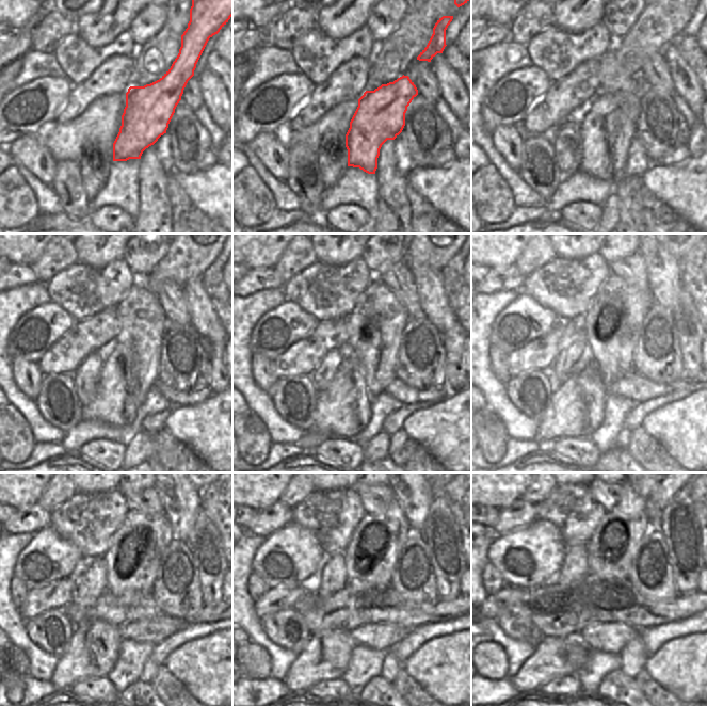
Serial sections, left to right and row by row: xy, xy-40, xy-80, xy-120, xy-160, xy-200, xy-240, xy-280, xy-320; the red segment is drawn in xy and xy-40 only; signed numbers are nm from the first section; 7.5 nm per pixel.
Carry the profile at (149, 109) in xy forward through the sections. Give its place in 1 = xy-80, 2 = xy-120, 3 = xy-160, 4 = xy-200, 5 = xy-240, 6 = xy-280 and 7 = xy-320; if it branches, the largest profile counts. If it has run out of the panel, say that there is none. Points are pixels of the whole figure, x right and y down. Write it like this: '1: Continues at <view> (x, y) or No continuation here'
1: Continues at xy-80 (601, 121)
2: Continues at xy-120 (113, 403)
3: Continues at xy-160 (343, 408)
4: Continues at xy-200 (576, 410)
5: Continues at xy-240 (94, 648)
6: Continues at xy-280 (327, 654)
7: Continues at xy-320 (549, 661)

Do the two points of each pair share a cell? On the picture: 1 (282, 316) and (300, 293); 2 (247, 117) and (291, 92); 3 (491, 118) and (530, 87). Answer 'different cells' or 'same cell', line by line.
1: different cells
2: same cell
3: same cell

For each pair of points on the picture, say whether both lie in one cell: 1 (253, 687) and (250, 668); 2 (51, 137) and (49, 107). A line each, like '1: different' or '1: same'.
1: different
2: different

